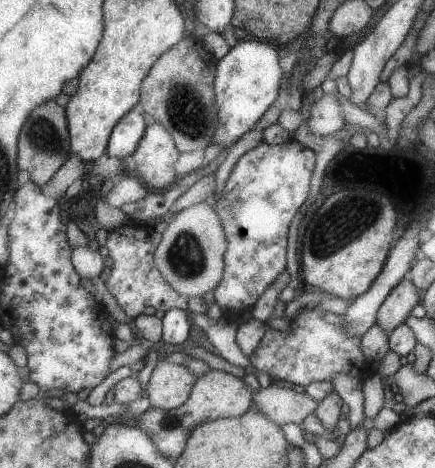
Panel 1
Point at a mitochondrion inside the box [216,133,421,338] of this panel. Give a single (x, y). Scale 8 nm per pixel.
(322, 243)

